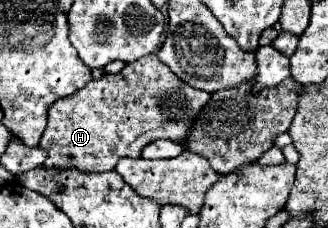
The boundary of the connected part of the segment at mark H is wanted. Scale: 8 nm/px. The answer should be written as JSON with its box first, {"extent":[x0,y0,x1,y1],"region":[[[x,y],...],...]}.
{"extent":[39,54,211,172],"region":[[[155,54],[143,56],[137,62],[125,64],[125,68],[117,74],[103,74],[99,80],[89,80],[89,84],[85,84],[71,96],[59,98],[49,108],[49,122],[39,142],[39,146],[49,152],[45,166],[47,168],[75,166],[83,172],[107,172],[107,170],[113,170],[117,160],[123,156],[139,158],[143,148],[155,140],[169,138],[177,144],[185,144],[195,118],[201,114],[209,98],[211,98],[209,92],[197,90],[185,84],[181,78],[177,78],[169,70],[169,66],[159,62]]]}

